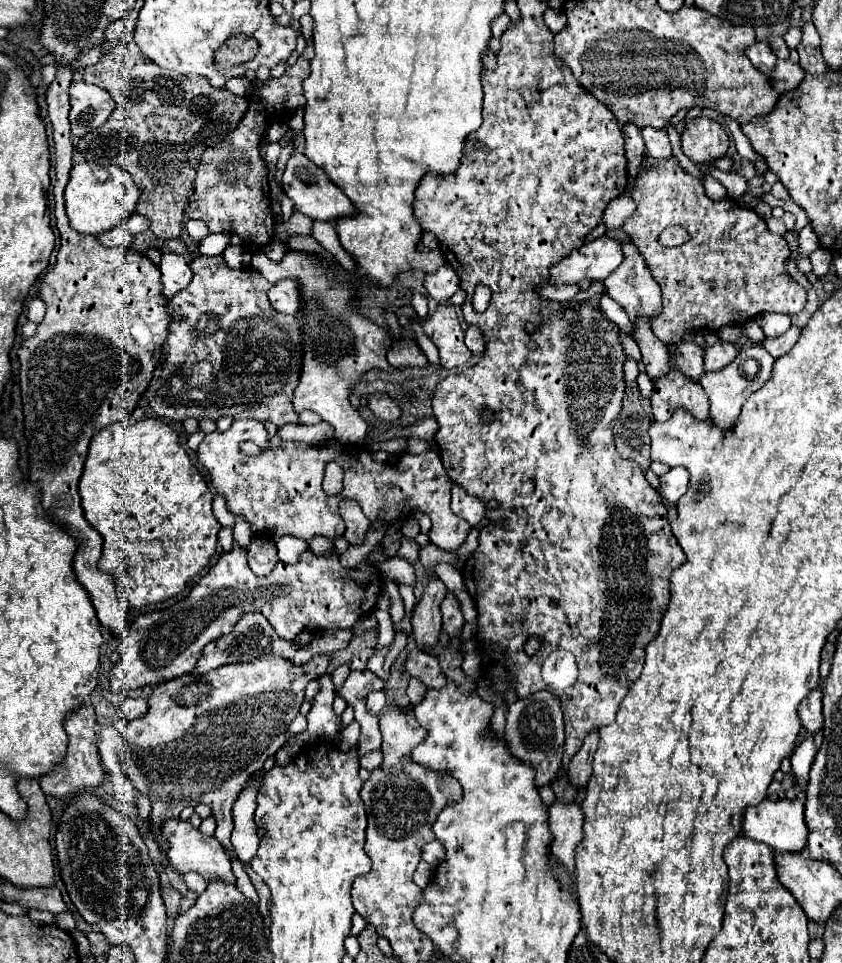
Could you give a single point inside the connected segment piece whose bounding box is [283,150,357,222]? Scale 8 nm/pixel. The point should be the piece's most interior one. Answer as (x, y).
(312, 192)

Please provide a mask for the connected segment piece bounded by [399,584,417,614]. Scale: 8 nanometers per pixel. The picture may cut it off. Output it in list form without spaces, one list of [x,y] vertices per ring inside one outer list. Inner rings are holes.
[[[401,584],[401,586],[399,586],[399,592],[401,592],[403,604],[405,604],[405,612],[407,612],[407,614],[411,614],[411,612],[413,612],[413,604],[417,602],[417,600],[415,600],[415,596],[413,596],[413,590],[411,590],[409,586]]]

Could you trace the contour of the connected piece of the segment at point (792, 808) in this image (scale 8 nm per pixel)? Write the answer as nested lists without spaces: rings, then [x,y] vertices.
[[[765,798],[761,804],[745,808],[741,830],[745,838],[751,838],[755,842],[765,842],[775,852],[799,852],[807,846],[807,826],[803,822],[803,802],[801,800],[773,802]]]

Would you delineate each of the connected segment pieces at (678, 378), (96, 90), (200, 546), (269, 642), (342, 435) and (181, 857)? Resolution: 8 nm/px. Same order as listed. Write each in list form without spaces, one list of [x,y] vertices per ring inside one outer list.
[[[671,368],[665,376],[653,382],[651,406],[657,422],[671,418],[675,408],[685,408],[699,420],[709,416],[709,400],[705,390],[701,390],[701,382],[689,380],[689,376],[677,372],[677,368]]]
[[[71,82],[71,134],[85,136],[87,132],[105,124],[115,108],[115,100],[99,86],[89,86],[85,82]]]
[[[143,418],[139,422],[133,422],[133,424],[129,424],[129,422],[115,422],[115,424],[107,426],[107,428],[103,428],[101,432],[97,432],[97,436],[93,436],[93,440],[91,440],[89,454],[87,454],[87,460],[85,460],[85,466],[83,466],[83,476],[79,480],[79,494],[81,494],[81,506],[83,506],[87,522],[103,538],[103,556],[101,556],[97,566],[99,566],[101,572],[109,572],[109,574],[115,576],[117,586],[121,586],[122,594],[128,599],[129,604],[133,608],[155,604],[155,602],[167,600],[167,598],[177,596],[179,592],[183,592],[187,588],[187,582],[193,576],[197,576],[209,564],[209,558],[217,550],[217,534],[221,530],[221,524],[217,522],[217,518],[213,514],[213,508],[211,508],[213,506],[213,494],[211,494],[203,474],[195,468],[195,464],[191,462],[187,452],[181,448],[179,434],[169,424],[165,424],[163,420]]]
[[[245,614],[233,628],[233,632],[229,632],[227,636],[221,636],[217,640],[213,640],[211,644],[207,644],[203,648],[203,654],[197,662],[195,672],[197,674],[205,674],[213,668],[225,666],[225,664],[235,664],[235,662],[245,662],[245,660],[255,660],[257,656],[281,656],[291,660],[293,652],[297,652],[297,644],[295,642],[285,642],[281,640],[275,630],[271,628],[271,624],[265,620],[265,616],[261,614]]]
[[[261,250],[253,254],[251,266],[271,282],[277,282],[281,278],[299,280],[301,298],[303,298],[303,310],[301,310],[303,368],[301,370],[305,372],[301,374],[299,386],[295,388],[291,398],[293,410],[297,414],[303,410],[317,412],[325,422],[335,428],[335,440],[343,444],[362,444],[365,440],[367,424],[355,412],[355,408],[351,408],[347,396],[351,386],[363,372],[371,368],[385,370],[387,348],[379,346],[379,350],[373,350],[365,344],[365,336],[369,334],[373,324],[367,318],[359,316],[357,312],[347,310],[347,302],[351,298],[351,286],[331,282],[327,270],[315,264],[315,260],[311,260],[303,252],[287,252],[281,262],[267,262],[267,256]]]
[[[167,820],[163,824],[163,836],[169,840],[169,846],[171,846],[169,848],[169,864],[179,874],[197,872],[207,882],[209,880],[221,880],[225,884],[237,884],[237,878],[235,878],[235,874],[231,870],[231,858],[227,856],[223,846],[213,836],[201,834],[191,822],[185,822],[185,820]]]

